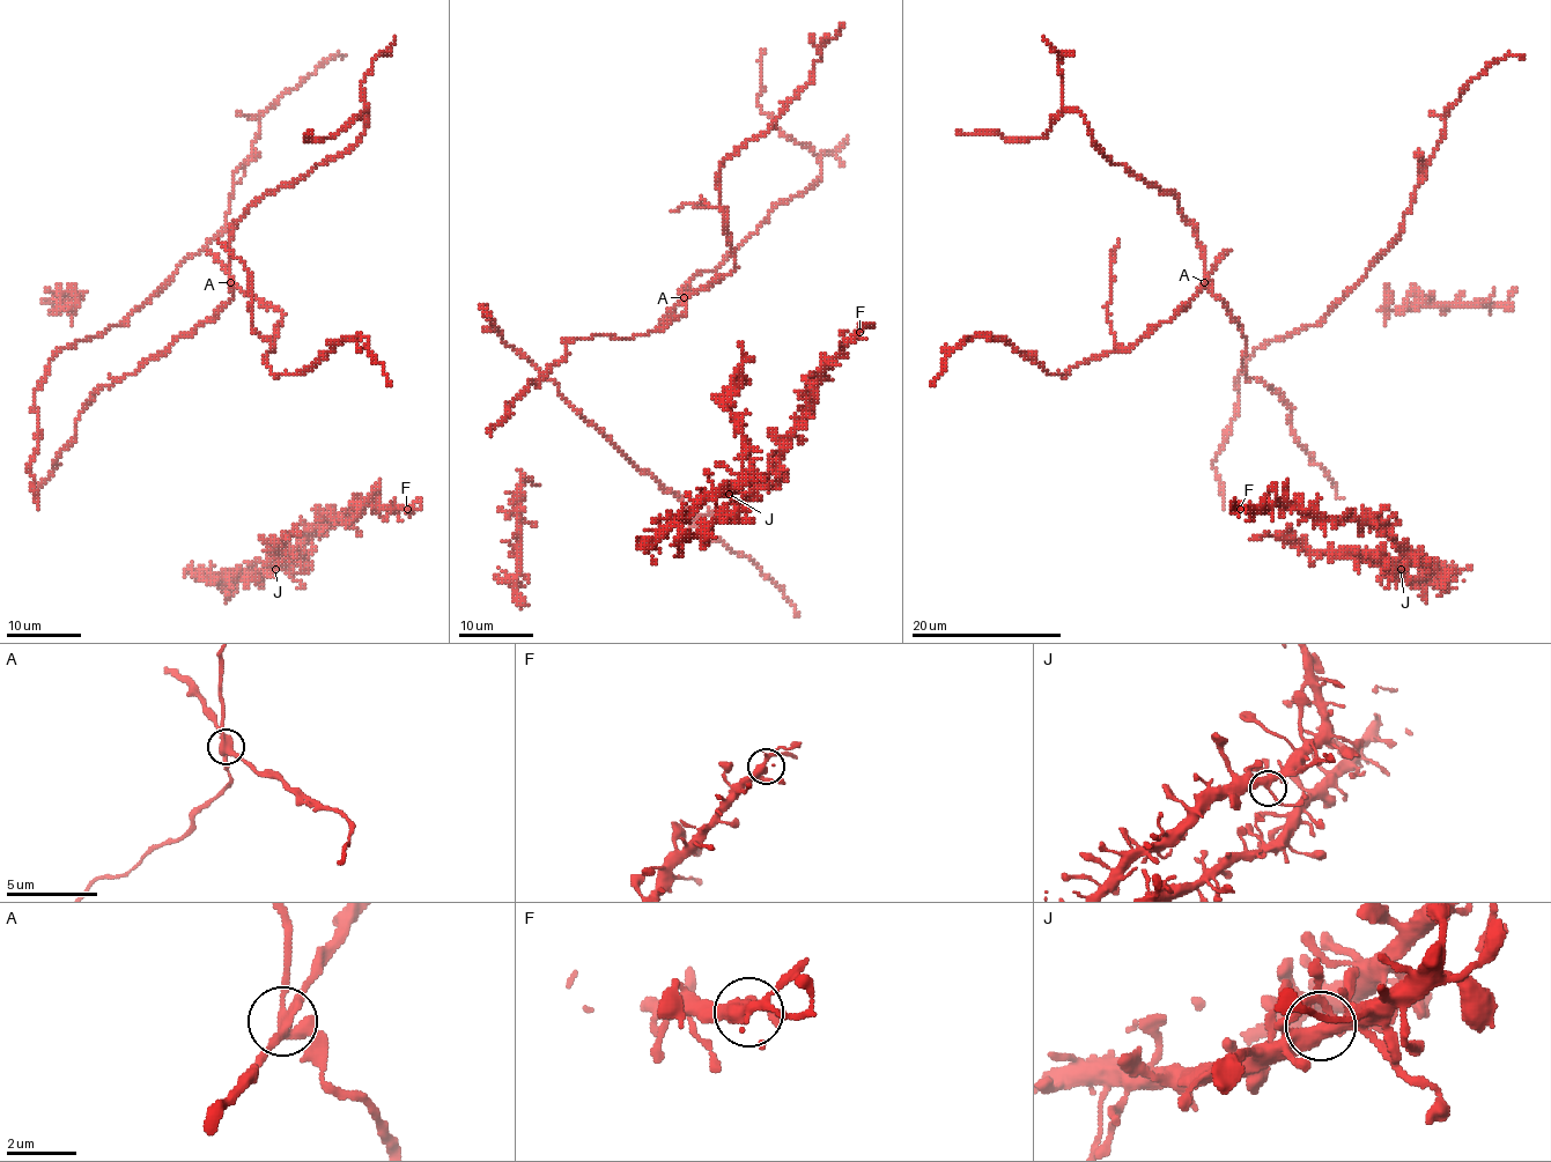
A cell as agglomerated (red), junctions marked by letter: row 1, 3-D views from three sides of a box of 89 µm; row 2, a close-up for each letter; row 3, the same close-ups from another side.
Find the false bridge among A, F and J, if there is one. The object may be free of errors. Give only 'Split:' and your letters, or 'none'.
Split: A

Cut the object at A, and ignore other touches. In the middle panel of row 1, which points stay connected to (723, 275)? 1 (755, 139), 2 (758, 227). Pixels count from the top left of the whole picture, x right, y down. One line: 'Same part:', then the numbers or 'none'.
Same part: 1

